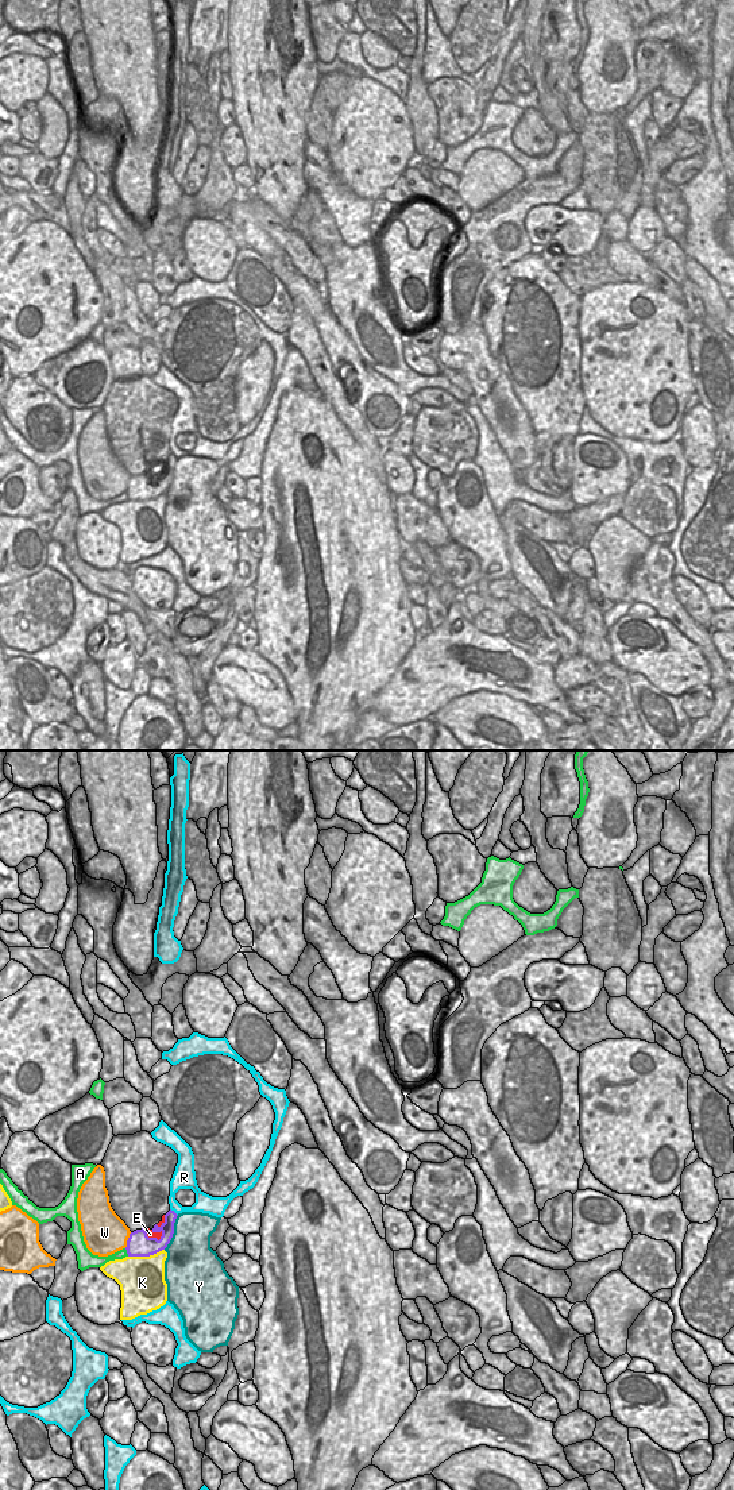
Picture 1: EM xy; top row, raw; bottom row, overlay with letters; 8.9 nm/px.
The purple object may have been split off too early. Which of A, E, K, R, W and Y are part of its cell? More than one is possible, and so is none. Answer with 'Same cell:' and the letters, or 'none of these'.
Same cell: E

